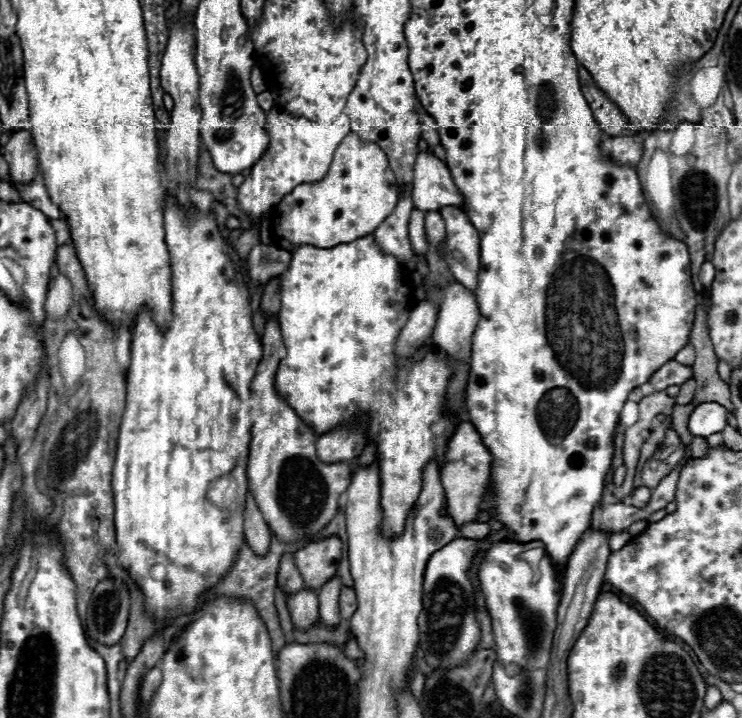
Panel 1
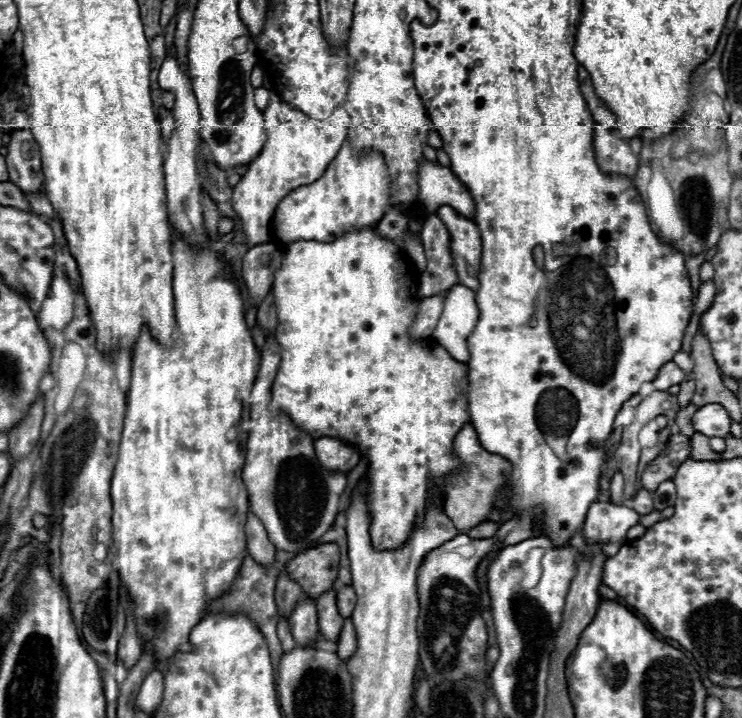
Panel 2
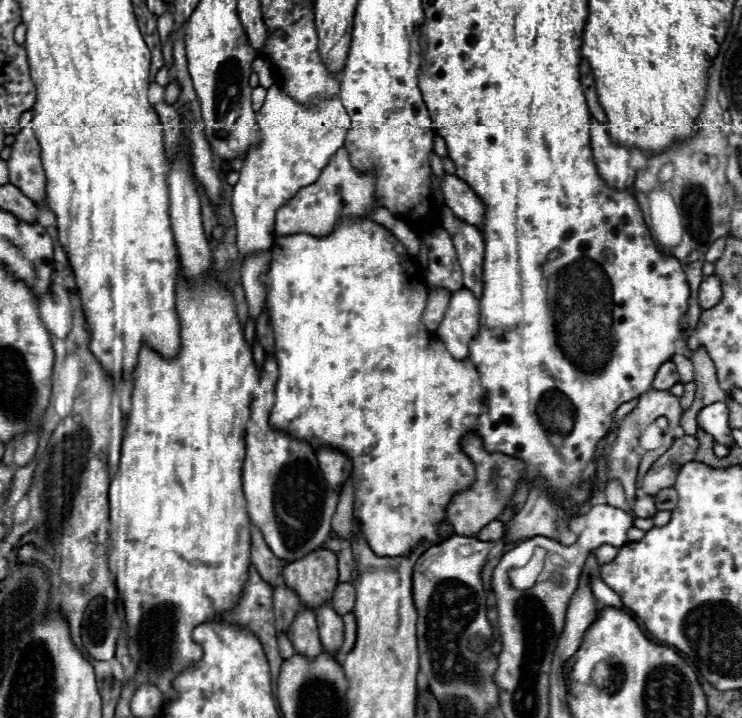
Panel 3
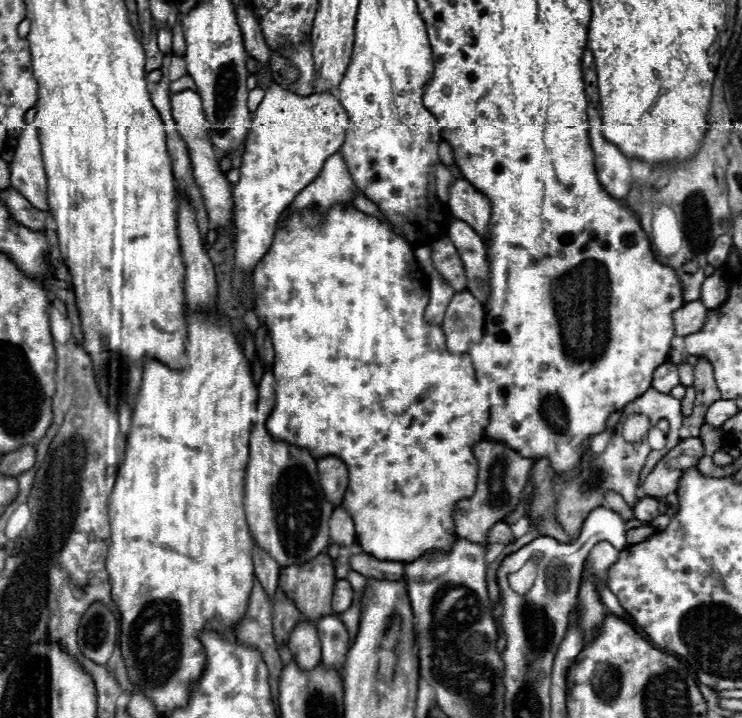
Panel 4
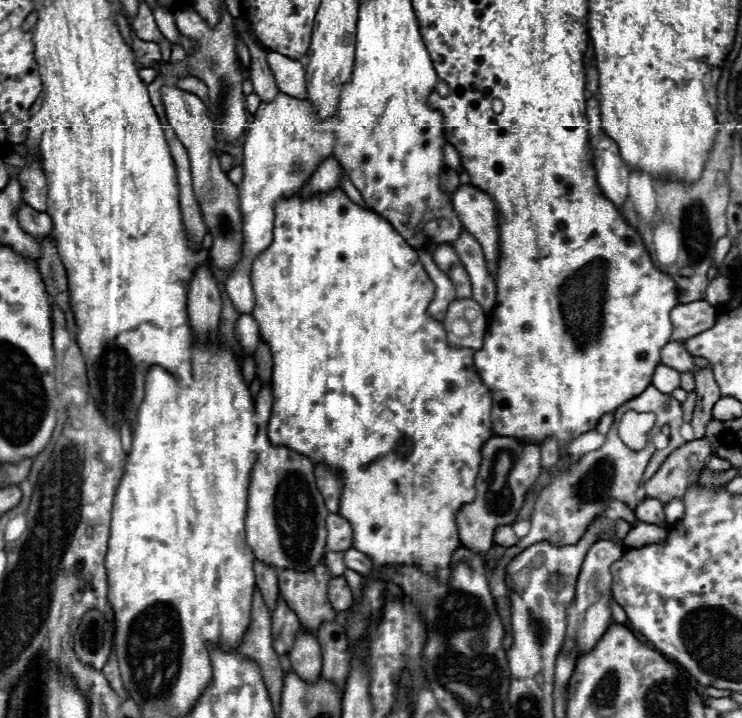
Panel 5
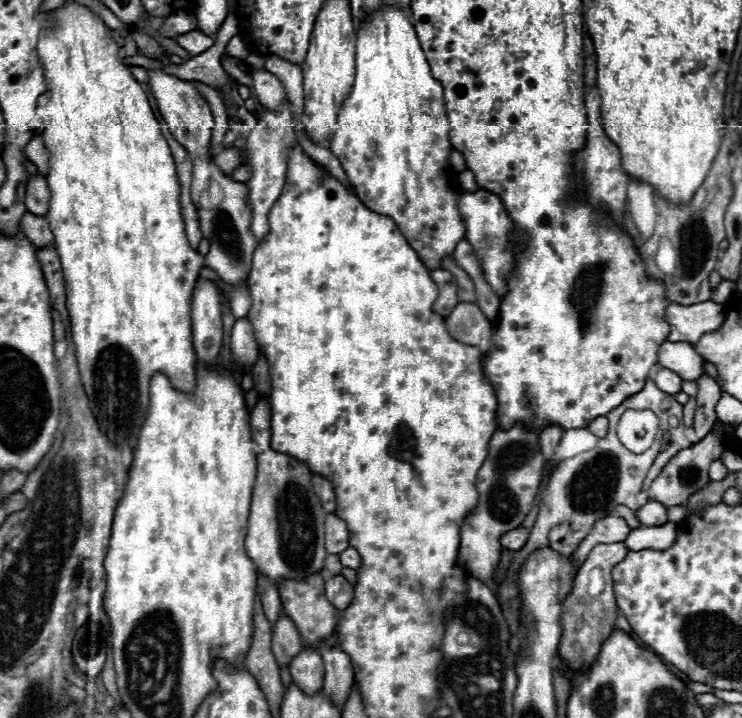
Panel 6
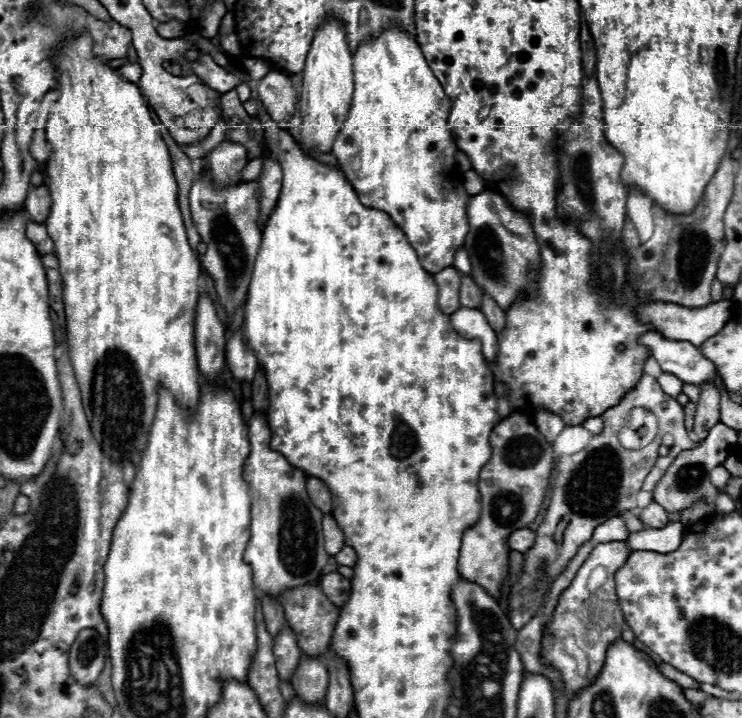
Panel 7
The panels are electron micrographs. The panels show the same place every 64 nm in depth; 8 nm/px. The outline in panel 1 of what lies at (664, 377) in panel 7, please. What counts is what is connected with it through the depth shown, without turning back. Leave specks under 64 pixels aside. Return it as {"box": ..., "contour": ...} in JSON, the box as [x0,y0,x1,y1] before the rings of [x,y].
{"box":[650,360,692,390],"contour":[[[670,360],[652,374],[650,384],[654,386],[654,390],[666,390],[668,386],[680,386],[690,378],[692,378],[692,368],[690,366],[682,366],[678,362]]]}

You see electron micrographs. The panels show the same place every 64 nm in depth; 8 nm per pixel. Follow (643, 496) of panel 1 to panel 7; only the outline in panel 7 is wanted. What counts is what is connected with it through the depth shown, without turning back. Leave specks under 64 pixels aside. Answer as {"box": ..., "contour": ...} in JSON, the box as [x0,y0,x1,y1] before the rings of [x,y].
{"box":[640,502,670,528],"contour":[[[652,502],[650,506],[646,506],[646,508],[642,510],[640,520],[644,522],[646,528],[662,528],[662,526],[666,526],[666,524],[670,522],[668,512],[666,512],[660,504],[656,504],[656,502]]]}

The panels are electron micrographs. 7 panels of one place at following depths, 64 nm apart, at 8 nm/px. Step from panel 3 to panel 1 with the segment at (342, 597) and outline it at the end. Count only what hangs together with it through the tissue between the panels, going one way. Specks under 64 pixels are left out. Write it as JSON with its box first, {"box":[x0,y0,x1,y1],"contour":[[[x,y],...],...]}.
{"box":[340,588,356,620],"contour":[[[342,588],[340,592],[340,614],[348,620],[356,612],[356,594],[352,588]]]}

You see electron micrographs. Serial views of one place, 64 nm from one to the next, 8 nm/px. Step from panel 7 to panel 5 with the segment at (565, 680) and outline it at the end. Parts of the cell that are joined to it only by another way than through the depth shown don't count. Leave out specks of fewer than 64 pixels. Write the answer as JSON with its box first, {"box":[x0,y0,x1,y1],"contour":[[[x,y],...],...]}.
{"box":[564,540,624,658],"contour":[[[600,540],[596,542],[582,564],[580,576],[578,576],[578,584],[576,584],[576,596],[570,602],[570,606],[566,608],[566,640],[564,640],[564,650],[574,650],[580,648],[576,652],[576,658],[590,652],[596,642],[606,634],[610,622],[612,622],[612,610],[610,610],[610,600],[612,600],[612,574],[610,574],[610,566],[614,562],[618,562],[624,554],[624,546],[616,544],[616,542],[608,542],[608,540]]]}

